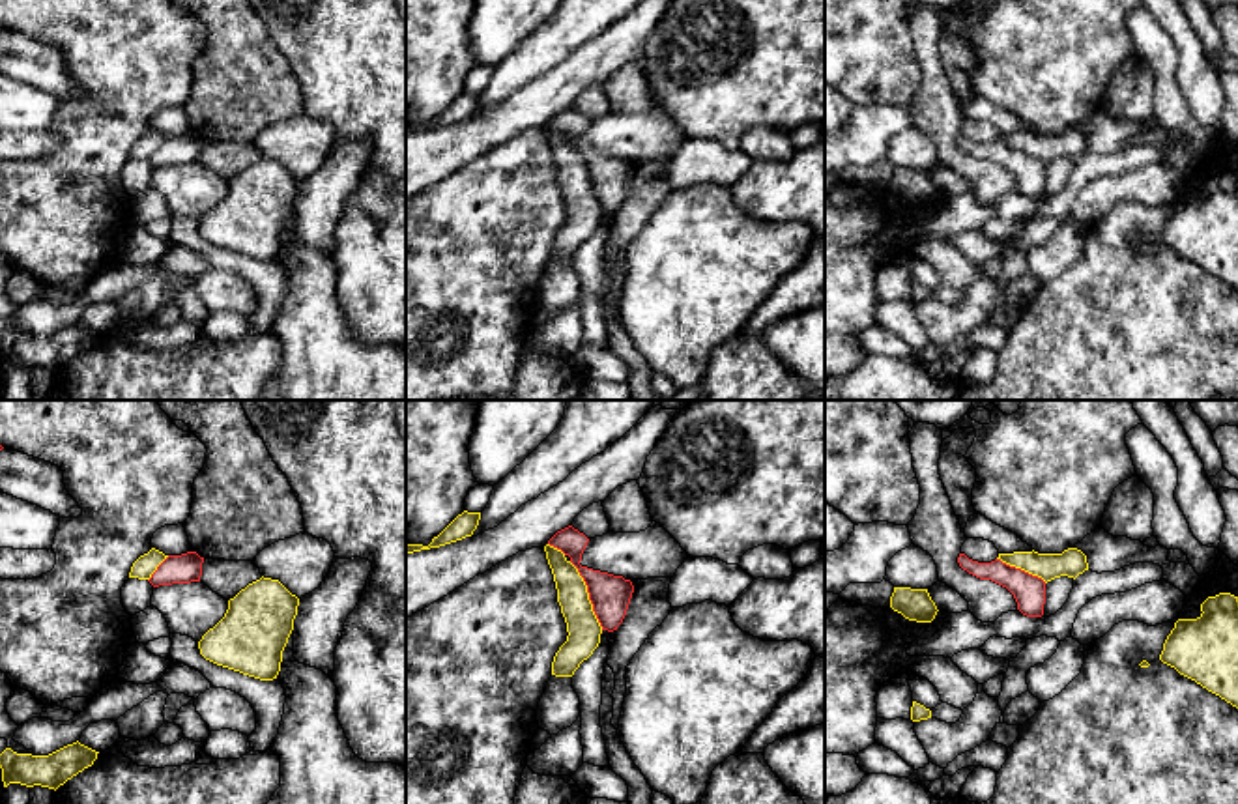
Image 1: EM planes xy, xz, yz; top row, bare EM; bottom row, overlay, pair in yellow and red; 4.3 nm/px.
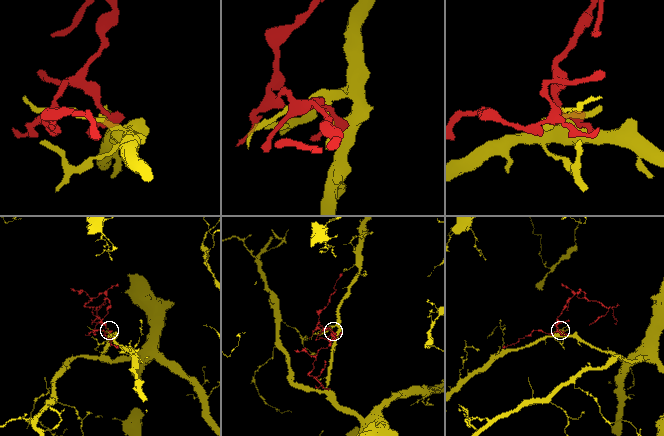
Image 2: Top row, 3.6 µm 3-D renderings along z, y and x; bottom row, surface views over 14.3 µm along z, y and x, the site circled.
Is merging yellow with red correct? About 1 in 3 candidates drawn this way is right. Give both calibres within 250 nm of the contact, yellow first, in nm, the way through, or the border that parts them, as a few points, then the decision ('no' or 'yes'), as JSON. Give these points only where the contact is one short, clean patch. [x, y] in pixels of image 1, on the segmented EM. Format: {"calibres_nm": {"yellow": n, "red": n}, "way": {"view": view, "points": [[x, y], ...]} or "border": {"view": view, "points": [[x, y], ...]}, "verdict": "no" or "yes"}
{"calibres_nm": {"yellow": 140, "red": 180}, "border": {"view": "xz", "points": [[569, 561], [582, 578], [591, 610], [603, 629]]}, "verdict": "no"}

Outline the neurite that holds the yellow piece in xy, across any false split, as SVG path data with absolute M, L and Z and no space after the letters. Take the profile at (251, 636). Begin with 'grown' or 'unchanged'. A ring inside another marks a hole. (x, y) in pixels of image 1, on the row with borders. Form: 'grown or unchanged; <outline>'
unchanged; M262 576L228 600L224 617L198 641L200 654L217 666L273 681L297 606L299 598L279 580Z

